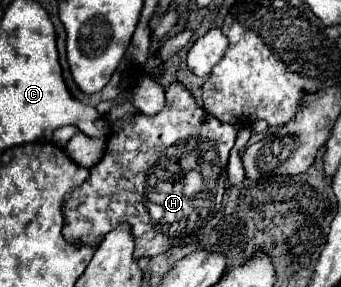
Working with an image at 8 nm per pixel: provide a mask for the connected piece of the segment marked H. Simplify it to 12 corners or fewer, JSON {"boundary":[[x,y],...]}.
{"boundary":[[182,83],[116,121],[64,239],[134,257],[200,239],[238,129]]}

